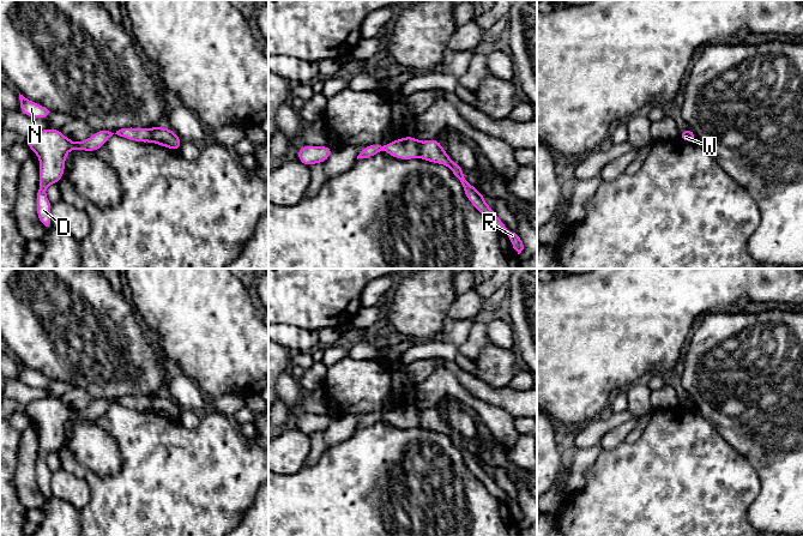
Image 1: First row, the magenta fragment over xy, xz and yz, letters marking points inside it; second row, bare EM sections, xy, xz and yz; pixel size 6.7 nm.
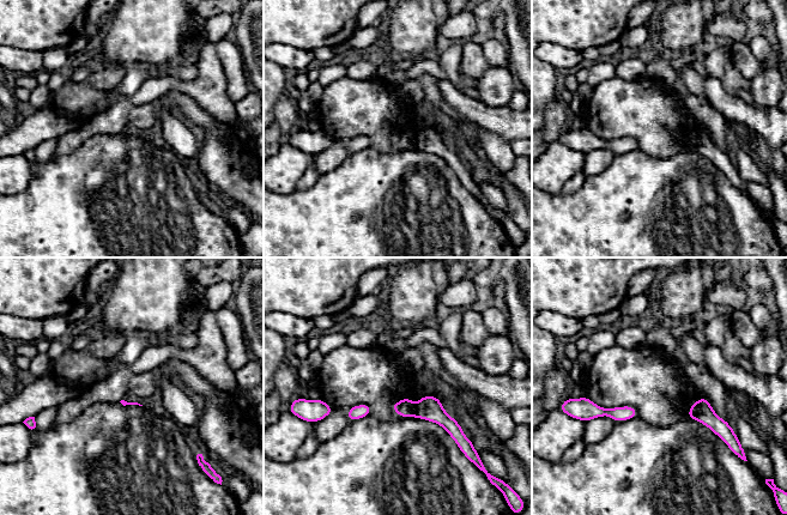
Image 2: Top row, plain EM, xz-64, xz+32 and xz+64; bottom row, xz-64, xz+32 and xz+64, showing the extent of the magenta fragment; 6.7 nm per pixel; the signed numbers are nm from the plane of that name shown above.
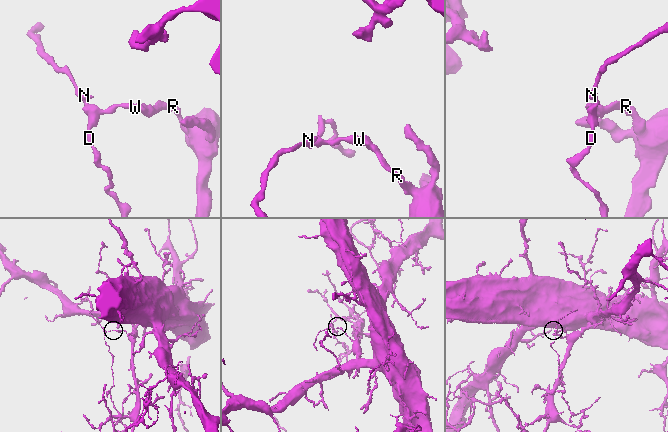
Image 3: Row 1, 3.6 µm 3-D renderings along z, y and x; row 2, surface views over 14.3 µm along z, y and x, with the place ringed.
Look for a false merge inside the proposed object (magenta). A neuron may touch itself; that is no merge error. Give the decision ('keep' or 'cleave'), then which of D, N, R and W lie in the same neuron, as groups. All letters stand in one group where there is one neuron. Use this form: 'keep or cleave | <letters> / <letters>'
cleave | D N / R W

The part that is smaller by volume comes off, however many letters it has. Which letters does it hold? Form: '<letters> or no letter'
D, N

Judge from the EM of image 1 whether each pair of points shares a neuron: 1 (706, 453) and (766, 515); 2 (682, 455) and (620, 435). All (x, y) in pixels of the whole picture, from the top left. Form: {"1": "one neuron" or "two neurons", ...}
{"1": "two neurons", "2": "two neurons"}

